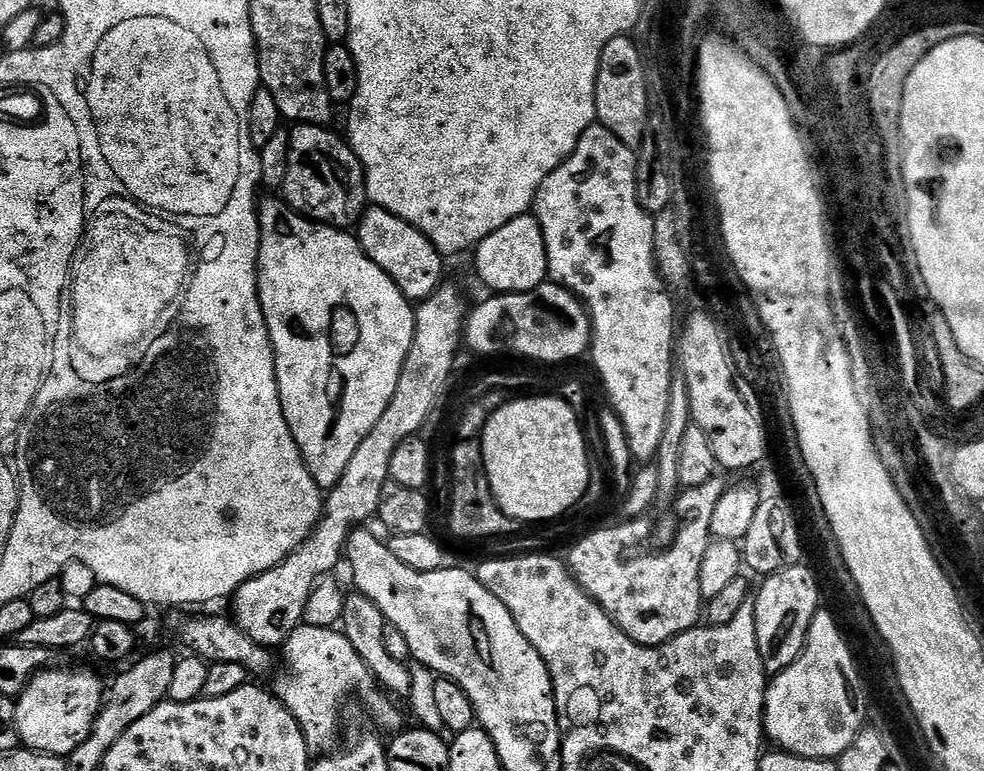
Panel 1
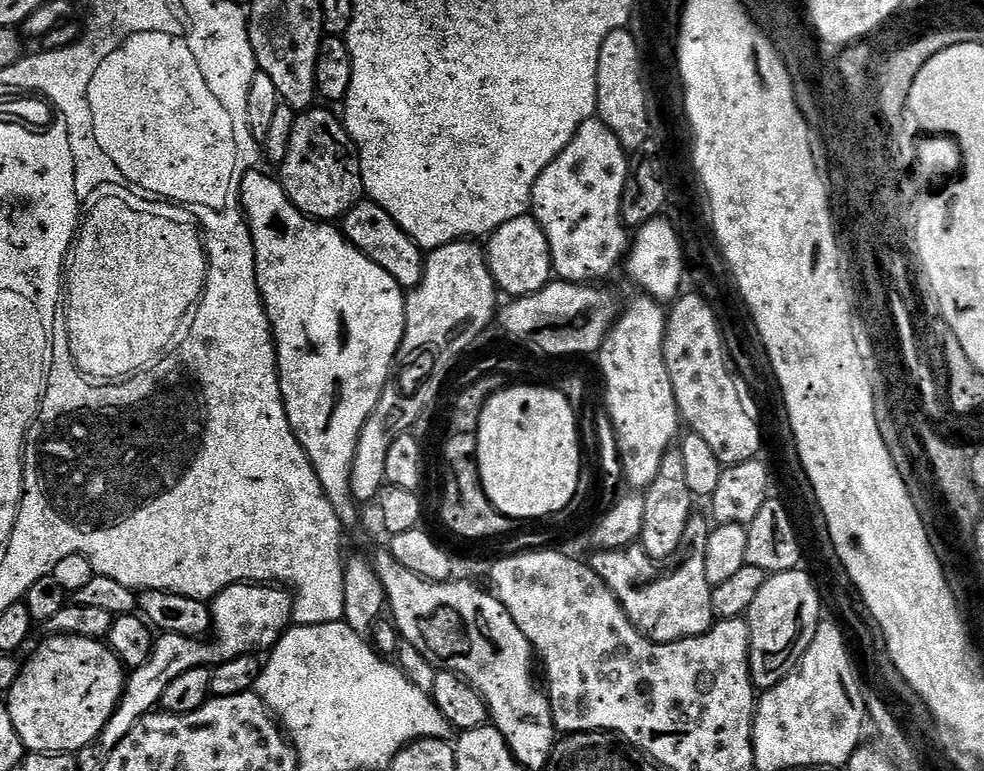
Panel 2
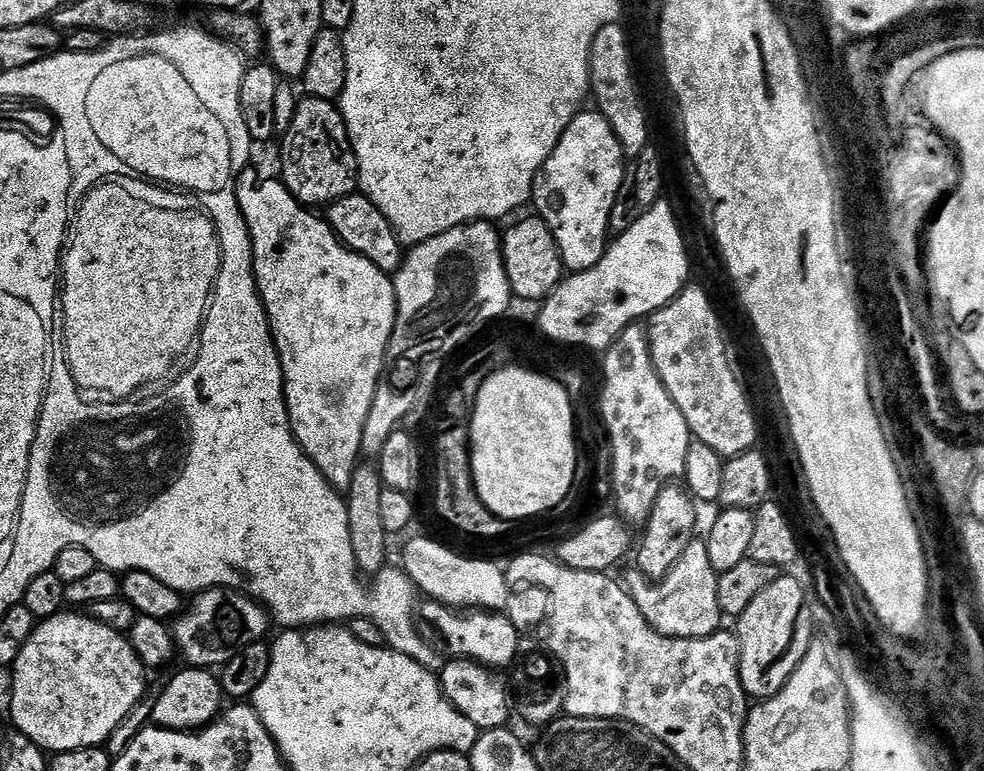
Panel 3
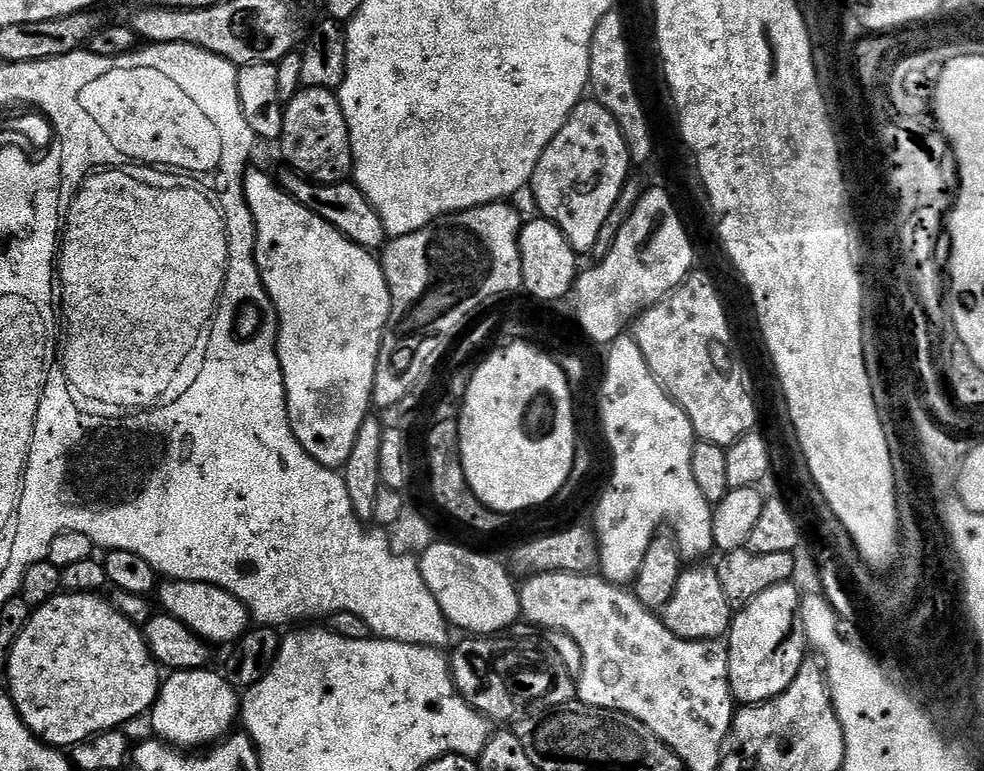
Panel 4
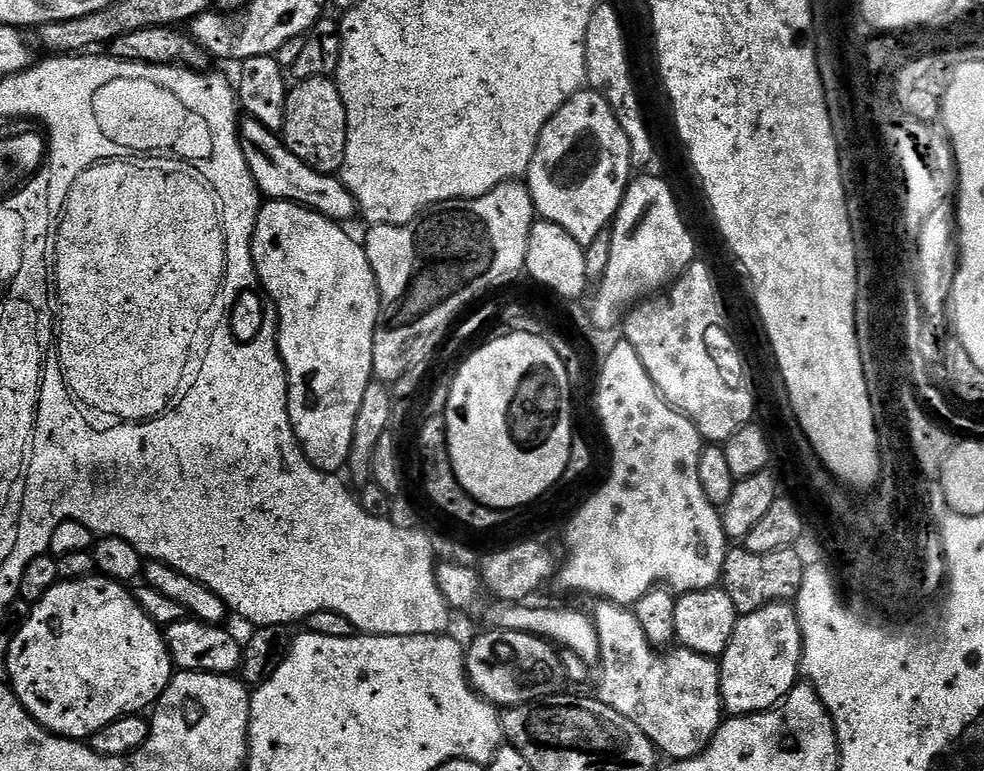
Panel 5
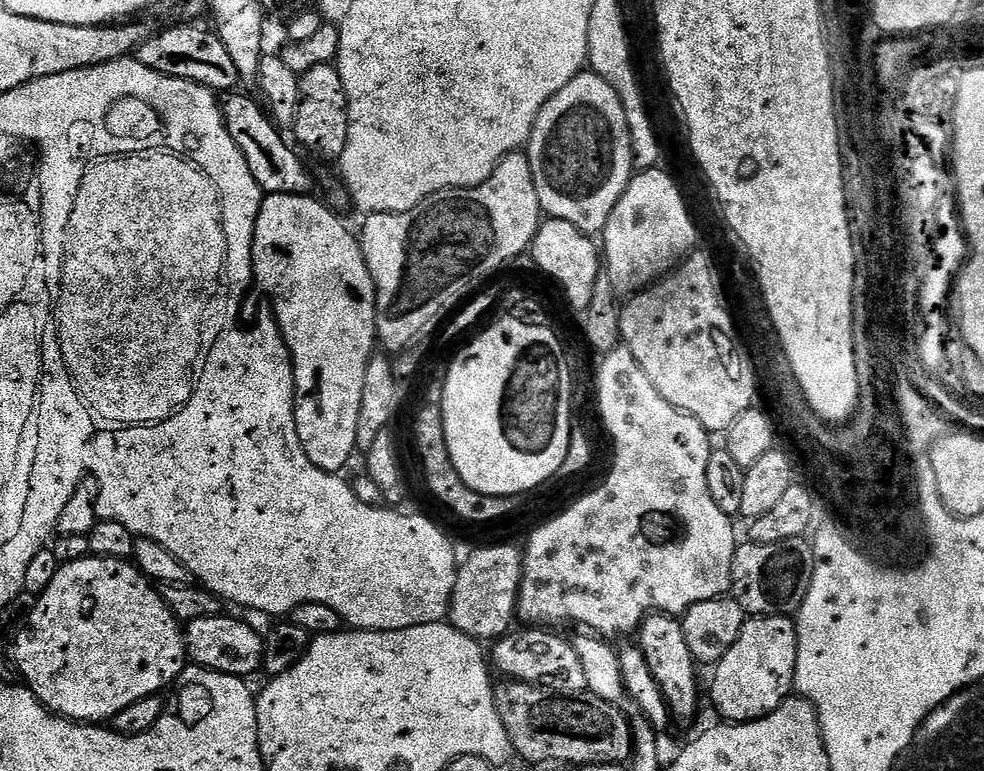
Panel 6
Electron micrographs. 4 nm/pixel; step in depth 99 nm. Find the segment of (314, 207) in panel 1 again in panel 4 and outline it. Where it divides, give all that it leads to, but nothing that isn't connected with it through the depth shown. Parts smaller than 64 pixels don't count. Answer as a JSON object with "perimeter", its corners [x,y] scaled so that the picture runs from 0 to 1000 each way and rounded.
{"perimeter":[[[306,113],[289,141],[283,191],[293,211],[290,214],[310,233],[319,239],[343,239],[353,235],[358,220],[358,196],[345,123],[335,114]]]}

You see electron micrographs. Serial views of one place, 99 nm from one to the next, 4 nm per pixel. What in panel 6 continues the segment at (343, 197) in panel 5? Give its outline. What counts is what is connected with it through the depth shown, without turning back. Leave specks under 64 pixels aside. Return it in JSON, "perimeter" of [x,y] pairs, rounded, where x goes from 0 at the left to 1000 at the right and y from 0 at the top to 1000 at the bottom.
{"perimeter":[[[233,123],[227,131],[228,162],[234,179],[238,179],[238,189],[246,195],[246,205],[250,205],[254,226],[258,226],[258,236],[262,236],[262,241],[269,252],[290,249],[296,254],[308,254],[316,250],[317,231],[308,210],[301,204],[302,193],[285,178],[288,176],[286,167],[277,161],[276,152],[259,128],[256,131],[252,125],[240,123]]]}

